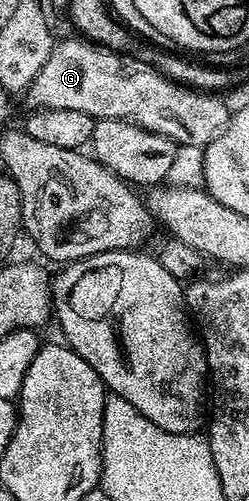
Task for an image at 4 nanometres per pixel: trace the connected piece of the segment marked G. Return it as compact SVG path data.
M84 38L77 40L58 39L53 45L46 65L38 72L38 76L30 82L27 96L33 103L34 109L50 108L51 110L83 110L83 114L98 120L129 120L141 128L151 130L160 136L166 136L174 144L190 144L204 149L211 141L229 125L231 108L221 101L220 95L211 92L199 92L196 88L187 88L170 80L147 62L139 62L134 56L126 56L123 52L116 52L104 48L102 44Z

